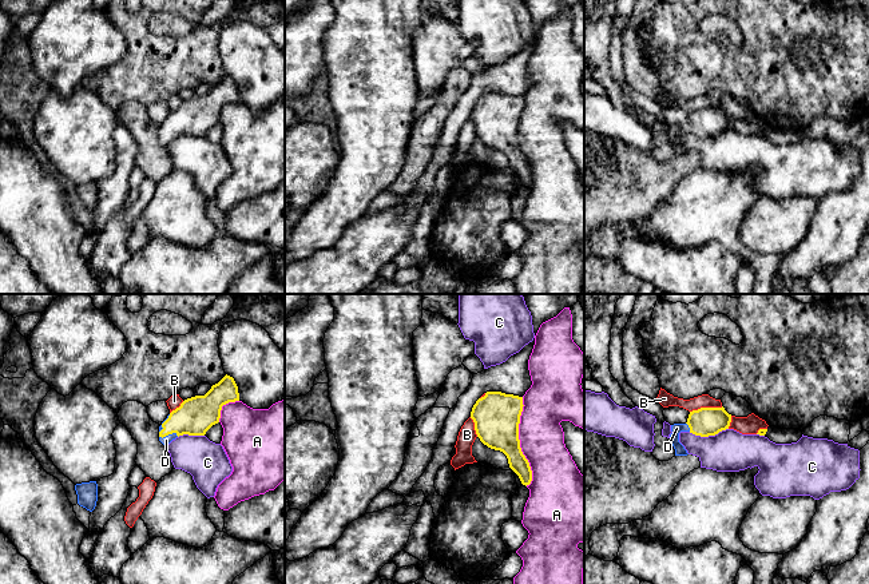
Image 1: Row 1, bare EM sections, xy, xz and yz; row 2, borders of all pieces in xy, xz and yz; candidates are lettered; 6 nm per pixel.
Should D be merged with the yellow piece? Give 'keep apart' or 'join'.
join

